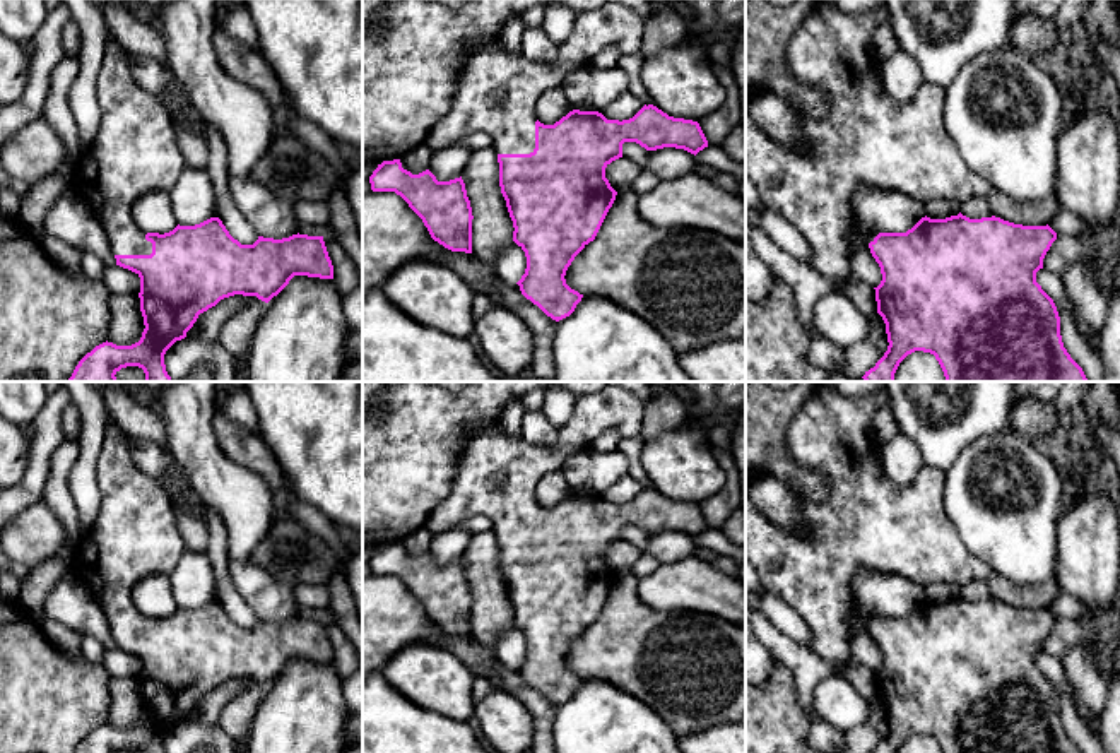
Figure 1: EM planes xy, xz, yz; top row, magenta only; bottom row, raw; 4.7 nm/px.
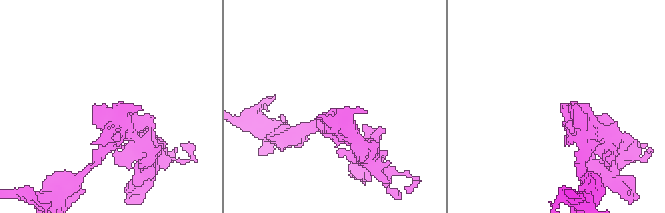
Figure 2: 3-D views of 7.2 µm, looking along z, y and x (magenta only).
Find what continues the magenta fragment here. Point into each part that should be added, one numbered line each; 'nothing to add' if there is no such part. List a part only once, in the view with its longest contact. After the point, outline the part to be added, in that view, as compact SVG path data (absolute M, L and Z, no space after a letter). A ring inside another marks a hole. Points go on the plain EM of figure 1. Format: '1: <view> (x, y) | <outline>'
1: xz (496, 476) | M607 382L576 399L554 443L511 438L501 421L480 428L467 438L453 486L429 515L427 527L445 532L465 519L486 515L496 537L533 536L537 484L561 471L568 455L592 448L607 430L619 430L622 436L640 435L643 414L636 394Z

